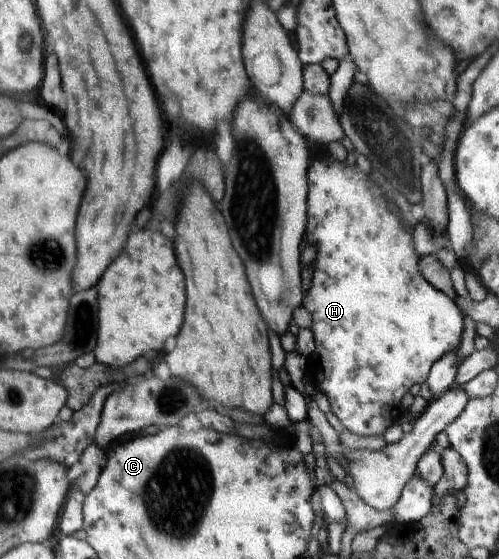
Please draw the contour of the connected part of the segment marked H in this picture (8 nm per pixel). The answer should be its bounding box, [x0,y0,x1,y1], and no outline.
[301,158,464,436]

